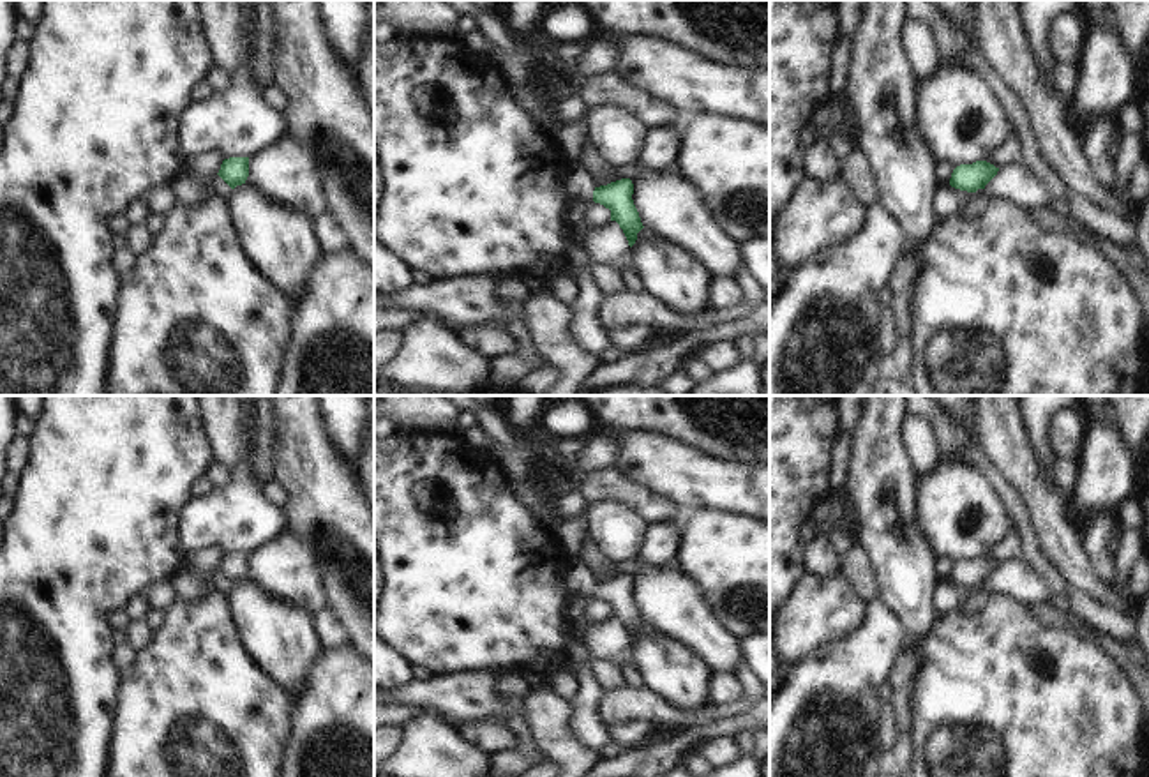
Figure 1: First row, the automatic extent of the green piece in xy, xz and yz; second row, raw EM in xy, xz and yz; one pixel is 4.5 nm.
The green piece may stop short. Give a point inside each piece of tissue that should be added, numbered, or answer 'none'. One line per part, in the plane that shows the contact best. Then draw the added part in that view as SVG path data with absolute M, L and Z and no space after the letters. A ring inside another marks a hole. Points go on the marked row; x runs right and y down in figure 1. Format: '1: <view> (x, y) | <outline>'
1: xz (578, 184) | M570 161L565 173L565 189L574 200L588 203L593 200L595 184L575 161Z

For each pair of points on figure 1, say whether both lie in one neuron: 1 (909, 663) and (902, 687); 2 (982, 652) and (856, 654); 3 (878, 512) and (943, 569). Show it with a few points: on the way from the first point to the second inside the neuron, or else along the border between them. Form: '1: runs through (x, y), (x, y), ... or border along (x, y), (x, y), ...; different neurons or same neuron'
1: runs through (906, 668), (902, 682); same neuron
2: border along (908, 634), (904, 647); different neurons
3: border along (934, 562), (934, 573), (939, 580); different neurons

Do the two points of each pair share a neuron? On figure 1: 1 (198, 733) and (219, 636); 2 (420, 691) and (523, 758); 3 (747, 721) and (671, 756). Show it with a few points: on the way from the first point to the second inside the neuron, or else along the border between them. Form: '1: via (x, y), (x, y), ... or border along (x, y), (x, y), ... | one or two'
1: via (198, 709), (198, 661) | one
2: via (452, 696), (470, 698), (498, 710), (518, 726) | one
3: via (728, 728), (710, 730), (690, 739) | one

